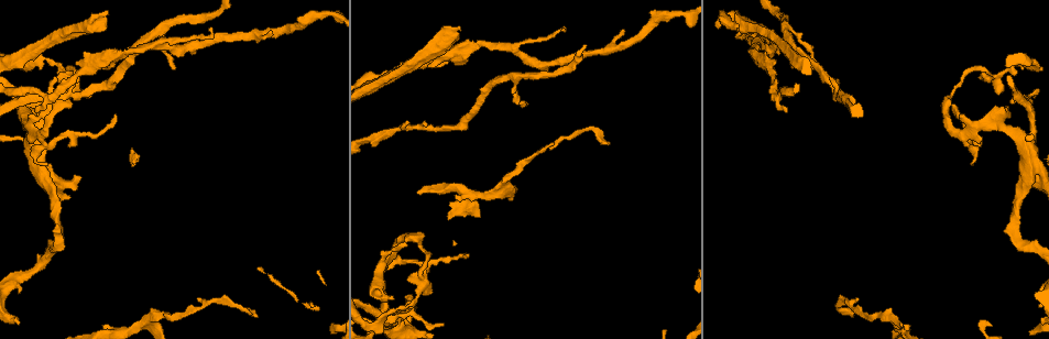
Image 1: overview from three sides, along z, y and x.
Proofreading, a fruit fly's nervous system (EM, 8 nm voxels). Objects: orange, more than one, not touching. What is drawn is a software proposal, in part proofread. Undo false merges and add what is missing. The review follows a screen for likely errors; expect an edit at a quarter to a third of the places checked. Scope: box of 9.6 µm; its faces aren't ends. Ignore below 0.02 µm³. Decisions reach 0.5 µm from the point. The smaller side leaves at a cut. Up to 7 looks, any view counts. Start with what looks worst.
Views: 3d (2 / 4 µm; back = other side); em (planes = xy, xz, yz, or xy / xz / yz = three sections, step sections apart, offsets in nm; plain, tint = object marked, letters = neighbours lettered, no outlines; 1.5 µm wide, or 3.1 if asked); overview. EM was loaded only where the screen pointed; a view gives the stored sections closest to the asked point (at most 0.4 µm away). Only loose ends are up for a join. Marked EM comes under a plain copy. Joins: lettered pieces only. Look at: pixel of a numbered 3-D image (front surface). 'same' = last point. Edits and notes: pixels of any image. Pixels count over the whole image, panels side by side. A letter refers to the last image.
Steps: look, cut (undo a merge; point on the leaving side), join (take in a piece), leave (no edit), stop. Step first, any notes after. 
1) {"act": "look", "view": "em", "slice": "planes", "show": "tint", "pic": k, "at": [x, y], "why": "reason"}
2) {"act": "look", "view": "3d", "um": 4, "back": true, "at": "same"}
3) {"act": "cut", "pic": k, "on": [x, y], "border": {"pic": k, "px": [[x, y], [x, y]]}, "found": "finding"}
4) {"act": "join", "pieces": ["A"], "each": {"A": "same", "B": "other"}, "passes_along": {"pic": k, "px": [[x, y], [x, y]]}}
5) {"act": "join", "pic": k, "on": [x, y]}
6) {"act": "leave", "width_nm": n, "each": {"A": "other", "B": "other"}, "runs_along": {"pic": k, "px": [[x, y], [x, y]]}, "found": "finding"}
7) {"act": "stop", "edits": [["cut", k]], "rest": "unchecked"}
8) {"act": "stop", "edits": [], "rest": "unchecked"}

{"act": "look", "view": "em", "slice": "planes", "show": "tint", "pic": 1, "at": [1025, 144], "why": "branch point"}

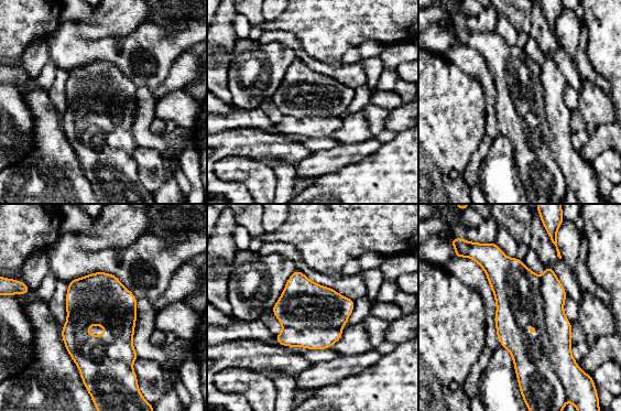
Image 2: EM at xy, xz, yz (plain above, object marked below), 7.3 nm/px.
{"act": "look", "view": "em", "slice": "planes", "show": "letters", "at": "same"}

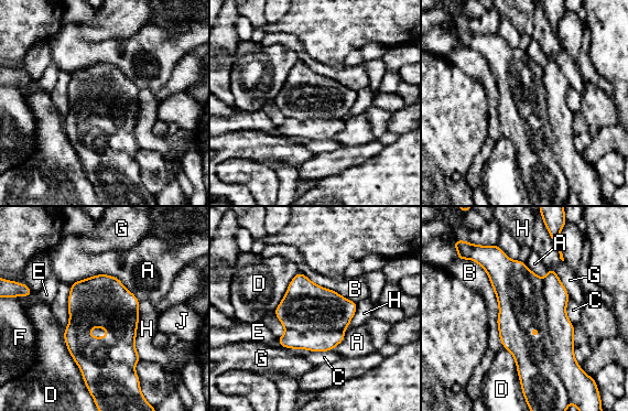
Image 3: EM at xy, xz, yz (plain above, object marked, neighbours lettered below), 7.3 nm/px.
{"act": "cut", "pic": 3, "on": [561, 330], "each": {"A": "other", "B": "other", "C": "other", "D": "other", "E": "other", "F": "other", "G": "other", "H": "other", "J": "other"}, "part_leaving": {"pic": 3, "px": [[550, 271], [559, 324], [559, 369]]}, "found": "a second cell is stuck on"}

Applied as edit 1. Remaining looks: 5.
{"act": "look", "view": "overview"}

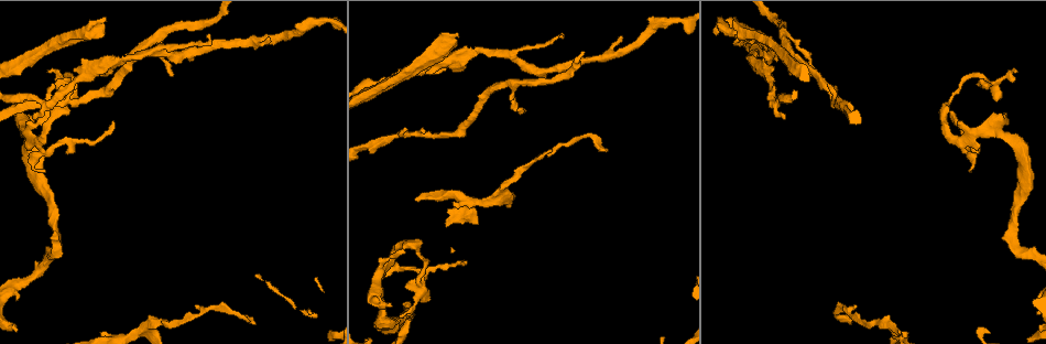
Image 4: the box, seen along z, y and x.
{"act": "look", "view": "3d", "um": 4, "pic": 4, "at": [100, 333], "why": "an open end"}

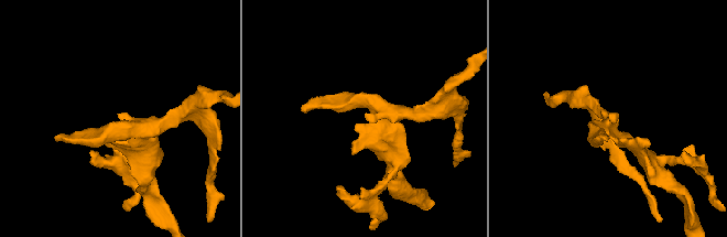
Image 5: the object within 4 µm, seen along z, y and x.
{"act": "look", "view": "em", "slice": "xy", "step": 4, "show": "tint", "pic": 5, "at": [367, 115], "why": "need the tissue"}

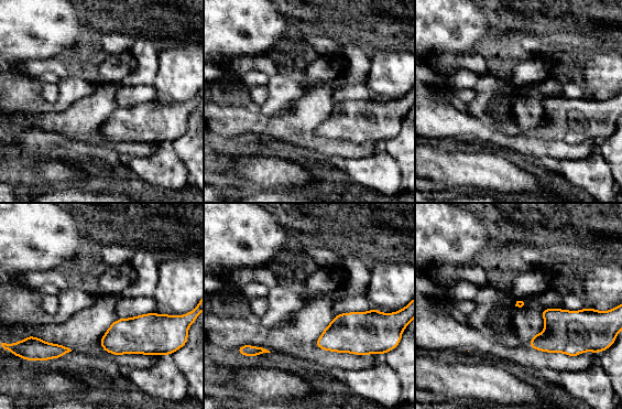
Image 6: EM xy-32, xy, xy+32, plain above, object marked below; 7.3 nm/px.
{"act": "look", "view": "em", "slice": "xy", "step": 4, "show": "letters", "at": "same"}

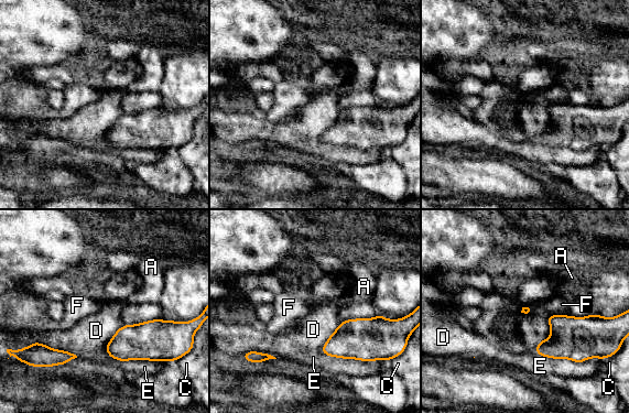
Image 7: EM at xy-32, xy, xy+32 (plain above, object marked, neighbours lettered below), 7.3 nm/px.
{"act": "leave", "each": {"A": "other", "C": "other", "D": "other", "E": "other", "F": "other"}, "border": {"pic": 7, "px": [[33, 341], [68, 350], [77, 357]]}, "found": "no lettered piece goes on from it"}

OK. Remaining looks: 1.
{"act": "look", "view": "em", "slice": "planes", "show": "letters", "pic": 4, "at": [73, 77], "why": "sharp bend"}

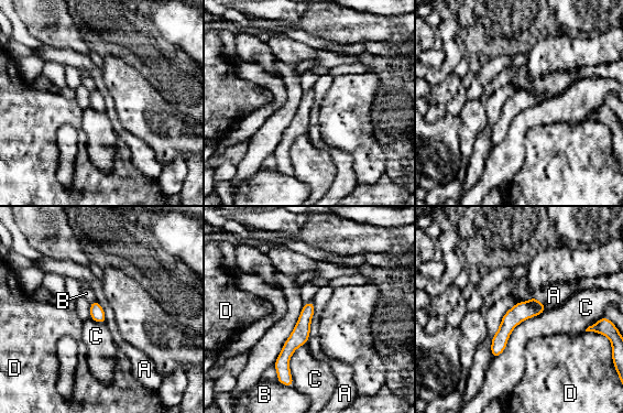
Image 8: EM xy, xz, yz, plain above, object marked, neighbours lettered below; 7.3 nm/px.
{"act": "leave", "each": {"A": "other", "B": "other", "C": "other", "D": "other"}, "runs_along": {"pic": 8, "px": [[310, 305], [284, 356], [284, 372]]}, "found": "all the same cell"}

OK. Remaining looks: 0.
{"act": "stop", "edits": [["cut", 3]], "rest": "unchecked"}

